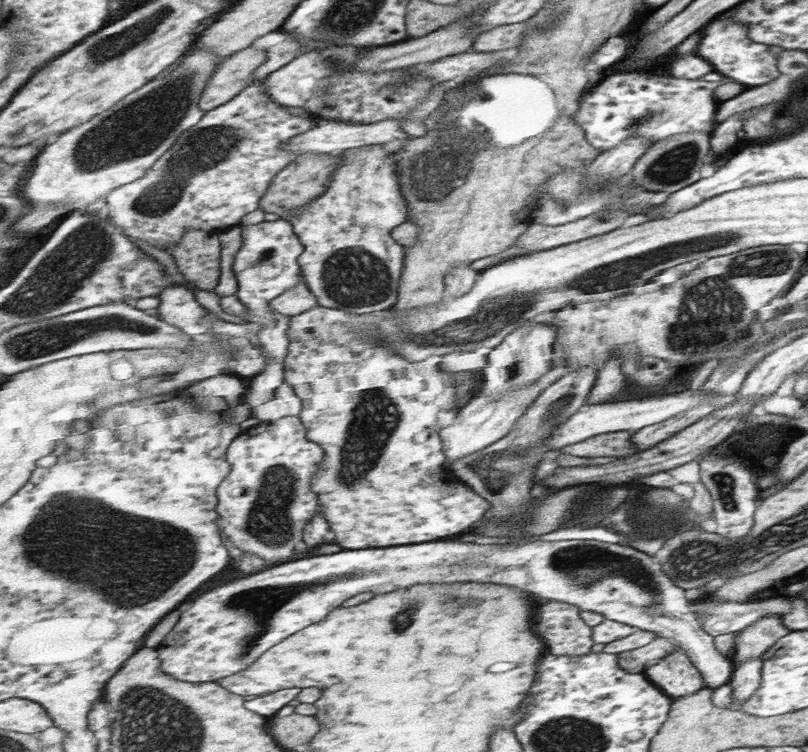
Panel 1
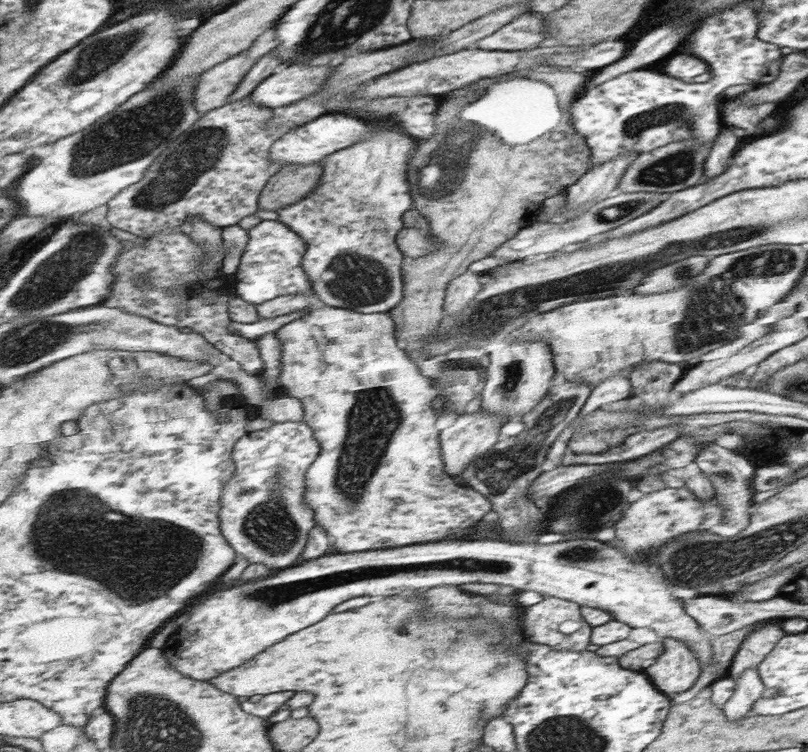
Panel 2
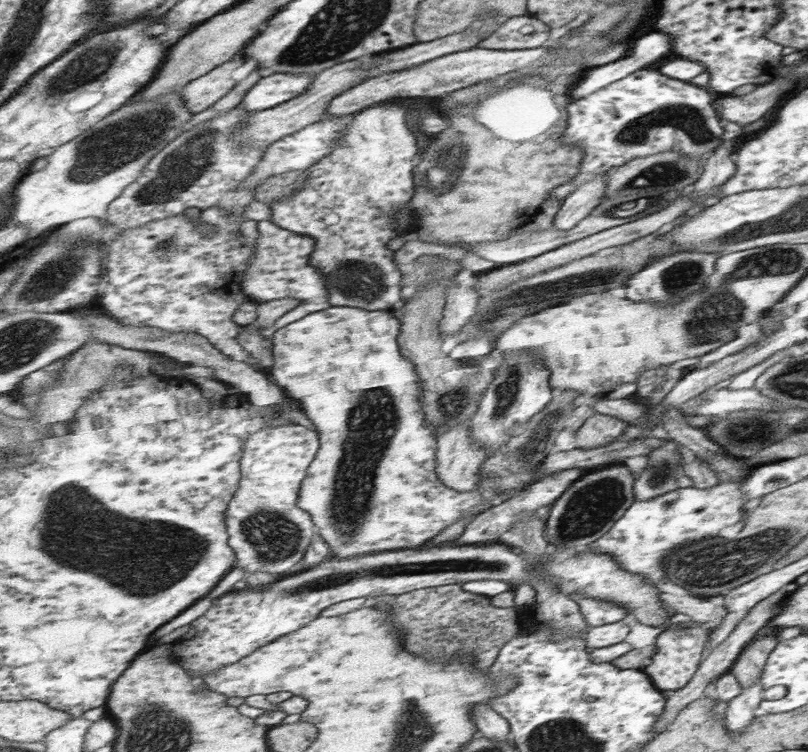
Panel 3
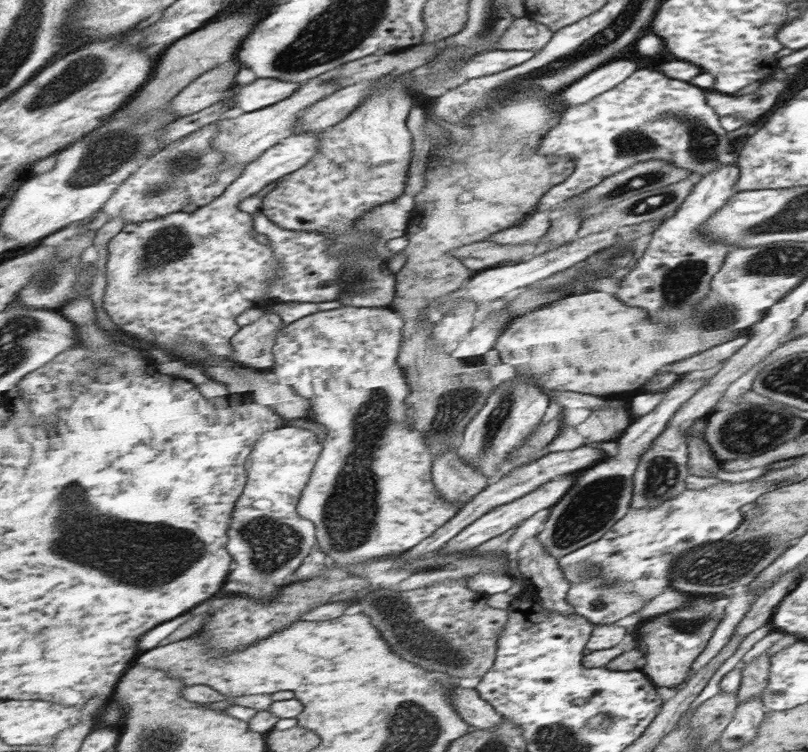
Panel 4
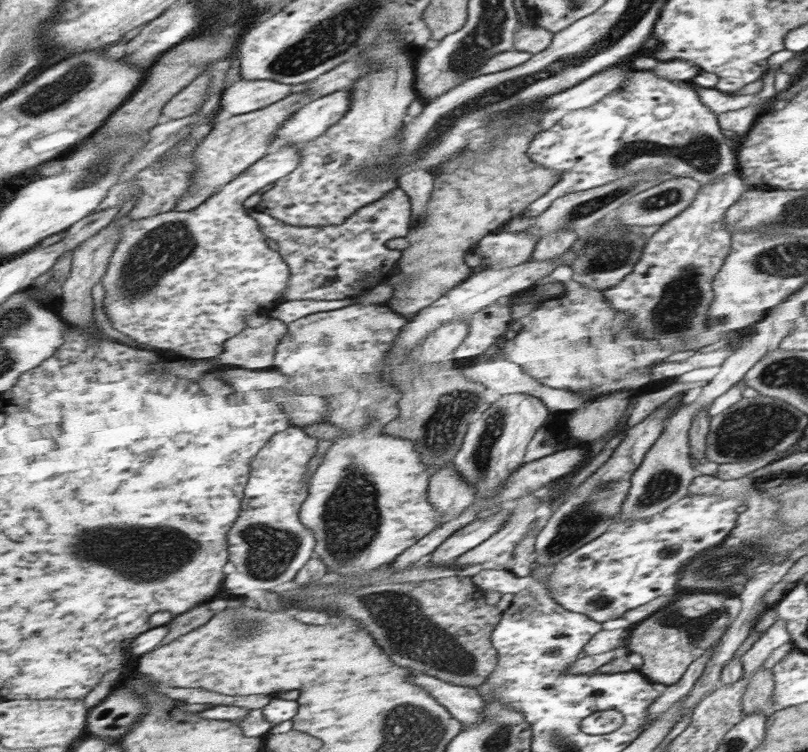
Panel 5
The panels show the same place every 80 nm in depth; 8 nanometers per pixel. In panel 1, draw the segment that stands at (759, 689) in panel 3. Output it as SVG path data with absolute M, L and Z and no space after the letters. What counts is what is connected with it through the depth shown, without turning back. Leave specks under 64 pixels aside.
M751 657L732 669L728 683L732 688L733 702L730 704L729 709L740 710L744 702L756 693L757 688L760 686L761 667L761 658Z

